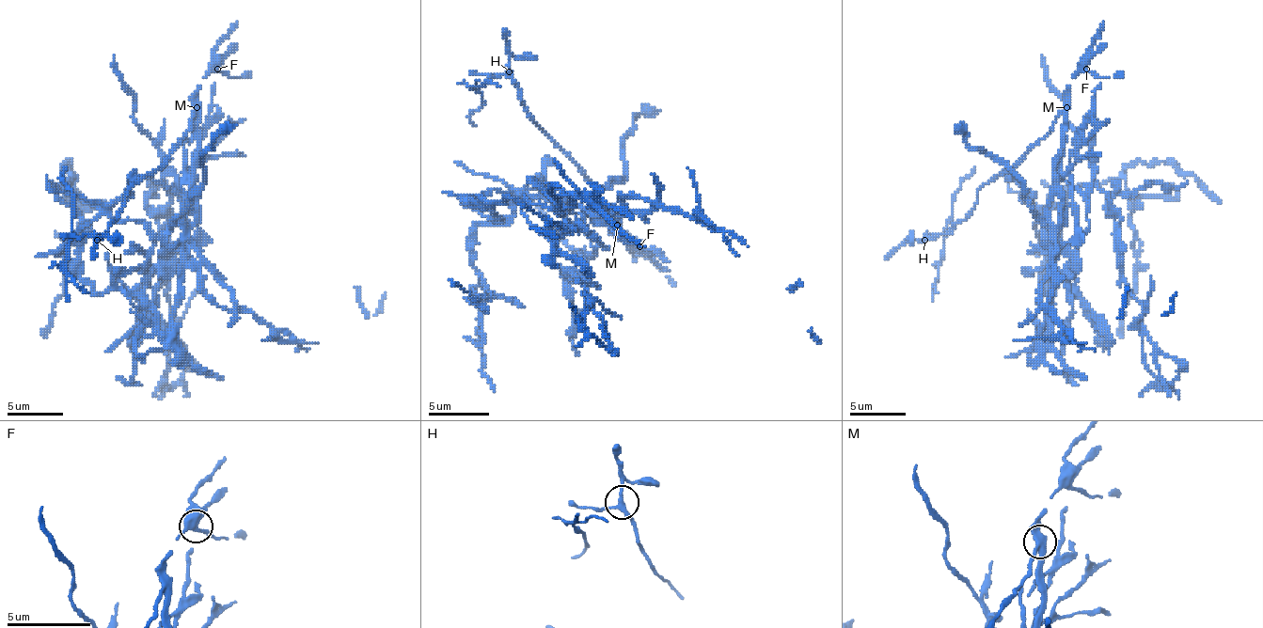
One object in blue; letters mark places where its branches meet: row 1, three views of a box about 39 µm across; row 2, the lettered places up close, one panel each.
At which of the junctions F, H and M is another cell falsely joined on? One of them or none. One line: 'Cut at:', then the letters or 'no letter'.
Cut at: M

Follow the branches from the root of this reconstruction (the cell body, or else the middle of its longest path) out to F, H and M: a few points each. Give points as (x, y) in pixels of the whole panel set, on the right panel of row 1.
F: (1061, 200), (1055, 156), (1061, 148), (1064, 131), (1064, 105), (1069, 97), (1072, 77), (1086, 69)
H: (1061, 200), (1055, 172), (1064, 131), (1061, 114), (1042, 139), (977, 192), (977, 203), (963, 220), (924, 240)
M: (1061, 200), (1055, 156), (1061, 148), (1064, 111), (1066, 108)

